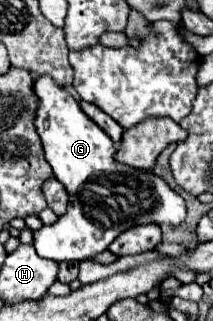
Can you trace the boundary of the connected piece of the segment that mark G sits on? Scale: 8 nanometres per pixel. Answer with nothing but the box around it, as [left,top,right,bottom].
[34,75,186,261]

